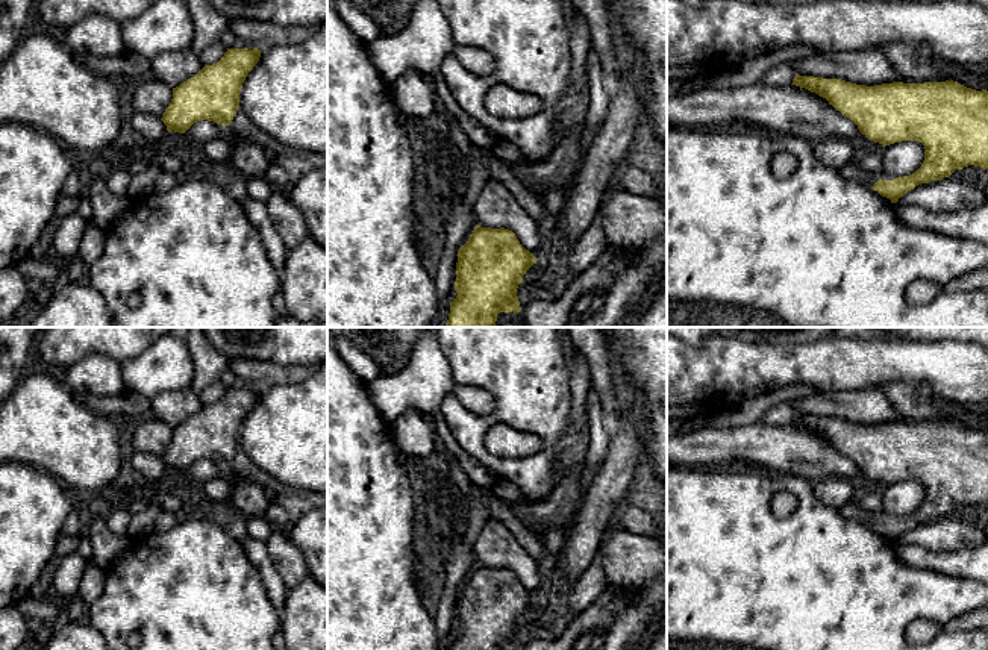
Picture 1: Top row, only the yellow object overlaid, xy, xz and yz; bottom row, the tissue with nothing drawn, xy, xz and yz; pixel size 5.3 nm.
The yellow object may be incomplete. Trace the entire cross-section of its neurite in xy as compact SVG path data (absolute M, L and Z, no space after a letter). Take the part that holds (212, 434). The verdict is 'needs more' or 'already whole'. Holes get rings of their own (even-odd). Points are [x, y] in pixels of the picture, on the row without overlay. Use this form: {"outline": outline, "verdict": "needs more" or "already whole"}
{"outline": "M227 388L212 405L173 427L173 438L162 455L167 470L185 473L200 459L229 465L239 447L239 430L258 403L261 389Z", "verdict": "already whole"}

